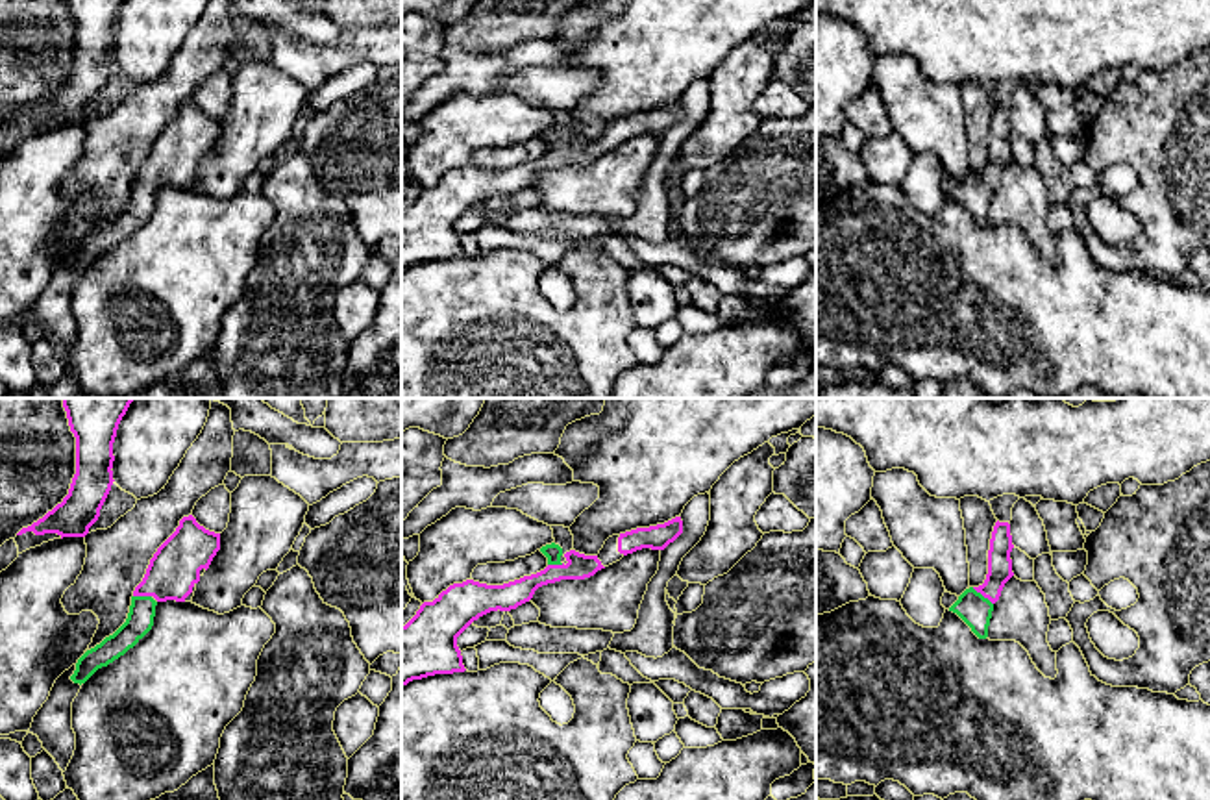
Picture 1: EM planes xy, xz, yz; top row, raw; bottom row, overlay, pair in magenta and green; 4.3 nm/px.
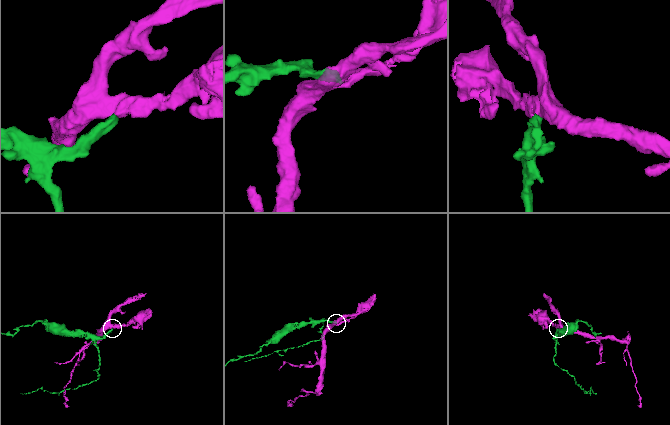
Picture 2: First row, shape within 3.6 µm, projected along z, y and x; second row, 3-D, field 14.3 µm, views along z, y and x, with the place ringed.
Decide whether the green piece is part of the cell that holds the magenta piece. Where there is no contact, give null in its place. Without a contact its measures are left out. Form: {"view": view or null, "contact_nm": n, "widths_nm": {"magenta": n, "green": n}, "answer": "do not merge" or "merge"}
{"view": "yz", "contact_nm": 120, "widths_nm": {"magenta": 110, "green": 140}, "answer": "merge"}

